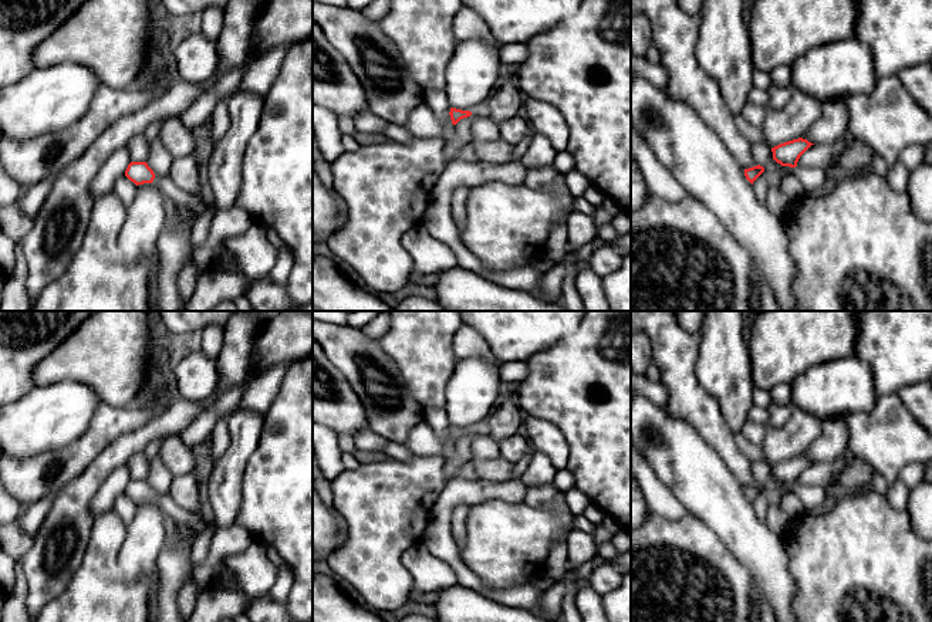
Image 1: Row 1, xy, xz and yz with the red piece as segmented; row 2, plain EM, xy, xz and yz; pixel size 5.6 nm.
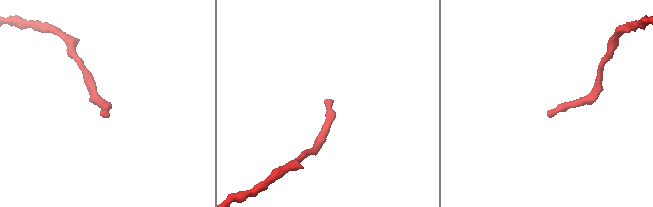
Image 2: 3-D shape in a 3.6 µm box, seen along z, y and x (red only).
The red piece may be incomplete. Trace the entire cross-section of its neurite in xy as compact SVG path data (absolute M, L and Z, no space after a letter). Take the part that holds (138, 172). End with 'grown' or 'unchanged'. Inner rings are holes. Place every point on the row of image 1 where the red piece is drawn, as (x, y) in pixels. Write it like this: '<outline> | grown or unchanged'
M131 162L125 176L136 186L143 183L158 186L173 204L192 209L196 217L202 213L202 200L197 196L179 189L169 176L156 176L146 162Z | grown

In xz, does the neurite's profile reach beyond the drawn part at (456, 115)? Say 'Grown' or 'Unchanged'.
Grown

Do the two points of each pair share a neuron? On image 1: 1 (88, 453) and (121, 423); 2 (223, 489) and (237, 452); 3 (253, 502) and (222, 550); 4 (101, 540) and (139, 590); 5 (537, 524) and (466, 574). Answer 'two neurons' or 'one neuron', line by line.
1: one neuron
2: one neuron
3: two neurons
4: one neuron
5: two neurons

